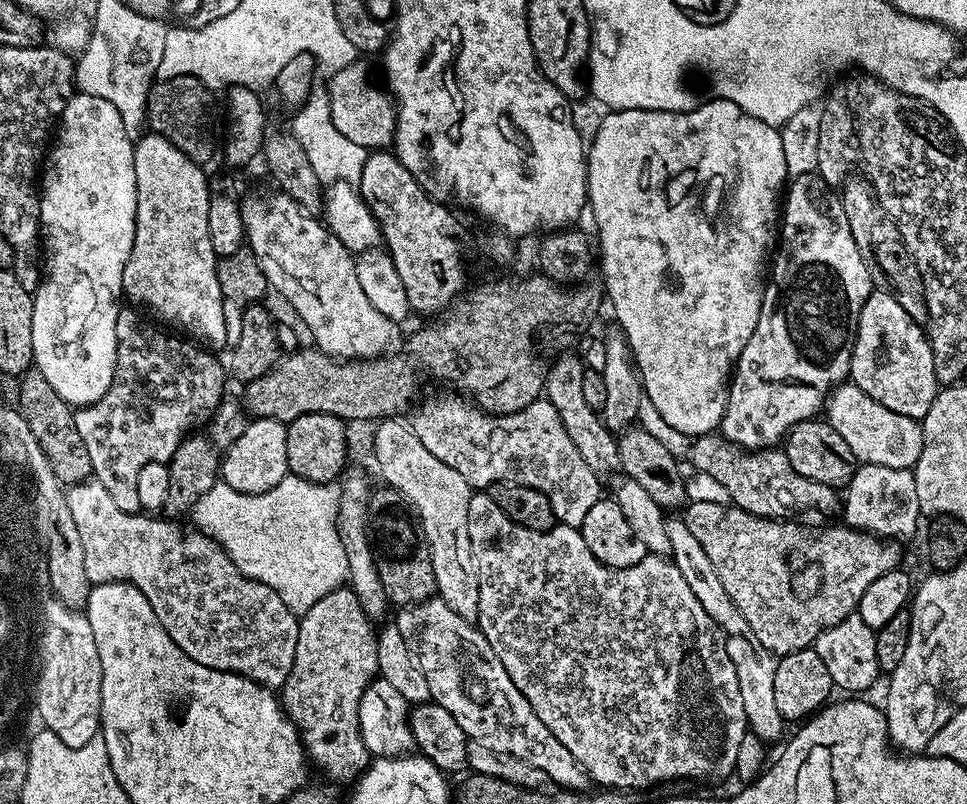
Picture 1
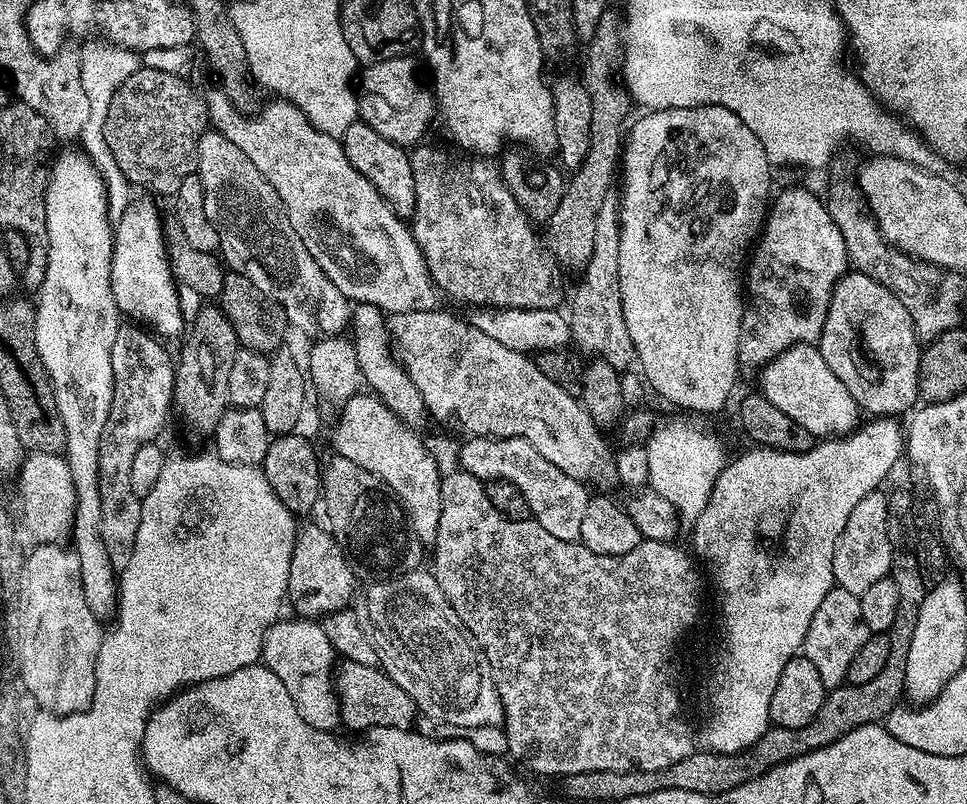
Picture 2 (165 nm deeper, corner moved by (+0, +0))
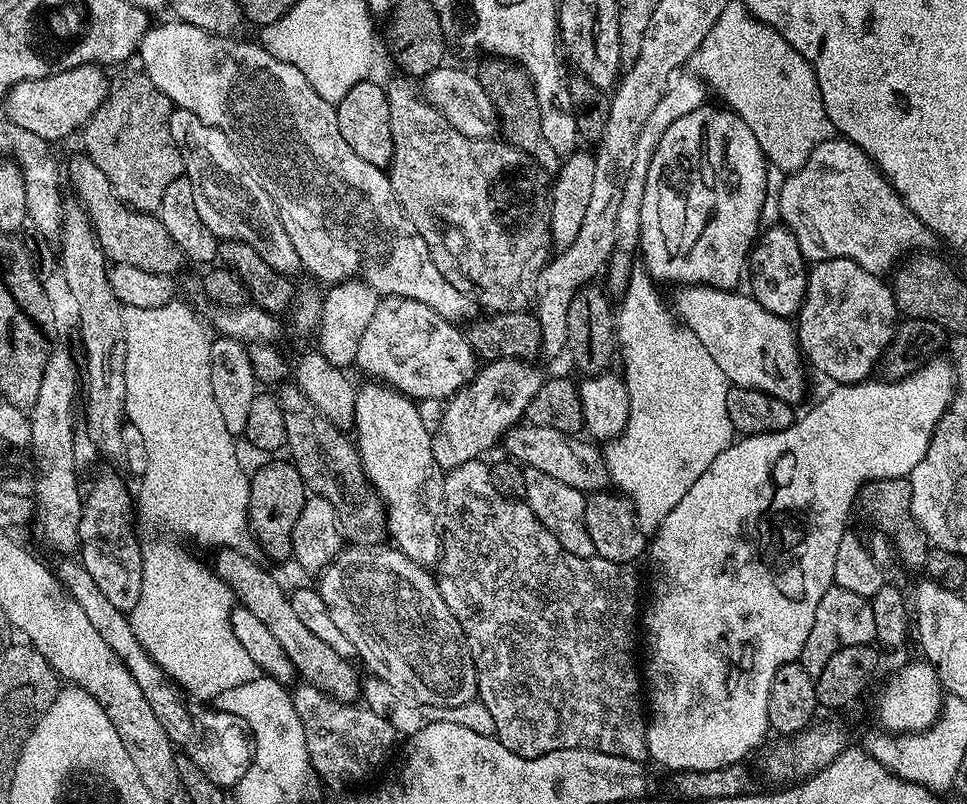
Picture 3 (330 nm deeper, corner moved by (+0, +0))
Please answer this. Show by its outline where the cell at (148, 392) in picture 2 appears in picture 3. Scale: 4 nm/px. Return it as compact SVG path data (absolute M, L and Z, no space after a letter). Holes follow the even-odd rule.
M112 470L104 471L85 495L79 520L78 556L98 589L118 611L128 614L142 594L143 549L134 544L132 530L134 496L123 478Z

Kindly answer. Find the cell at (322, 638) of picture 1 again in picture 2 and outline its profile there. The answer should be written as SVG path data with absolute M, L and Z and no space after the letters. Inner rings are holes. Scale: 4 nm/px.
M327 527L299 529L294 546L294 554L290 558L290 578L288 579L287 599L297 608L299 615L304 618L320 618L325 614L342 612L349 607L352 591L356 588L356 580L352 577L353 565L344 554L344 549L332 536Z

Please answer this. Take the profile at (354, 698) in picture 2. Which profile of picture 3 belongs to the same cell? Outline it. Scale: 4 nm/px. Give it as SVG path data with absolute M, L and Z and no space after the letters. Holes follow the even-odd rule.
M222 548L215 553L216 564L214 571L217 576L221 576L232 589L232 595L254 618L258 618L268 627L270 634L278 638L278 644L282 650L286 650L286 658L290 658L295 675L301 681L313 684L318 690L322 690L335 700L340 700L344 704L357 703L362 692L362 676L356 673L353 661L347 656L339 656L326 642L314 638L310 630L294 614L289 593L284 593L284 588L267 572L264 568L259 568L248 556L243 556L243 551L235 548Z

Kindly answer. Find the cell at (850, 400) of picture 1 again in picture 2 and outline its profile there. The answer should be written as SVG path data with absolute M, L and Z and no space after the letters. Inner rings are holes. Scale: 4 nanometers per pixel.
M801 342L792 345L759 369L758 376L762 395L774 402L778 410L790 414L790 418L794 418L794 422L809 430L814 438L847 435L859 425L859 416L862 416L859 401L830 369L822 358L819 347L813 343Z

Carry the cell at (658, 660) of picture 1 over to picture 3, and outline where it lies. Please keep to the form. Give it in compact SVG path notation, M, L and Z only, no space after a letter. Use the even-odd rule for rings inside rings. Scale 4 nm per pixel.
M483 459L471 460L462 462L462 466L457 468L447 469L444 478L442 555L438 561L438 583L446 606L450 606L450 614L458 618L464 636L468 639L468 649L476 667L476 691L478 698L494 718L496 739L502 742L502 746L506 746L506 750L526 758L538 758L554 750L585 748L643 761L648 756L648 725L646 712L642 707L642 676L638 671L638 660L636 664L638 608L636 612L636 576L631 572L633 569L629 565L610 562L601 556L578 558L567 552L562 542L558 542L558 538L554 538L554 534L550 534L550 530L542 526L528 503L524 500L511 500L494 490L489 465L484 463Z

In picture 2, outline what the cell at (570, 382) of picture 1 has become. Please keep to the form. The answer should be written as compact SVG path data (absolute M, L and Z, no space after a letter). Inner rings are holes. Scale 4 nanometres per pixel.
M424 142L410 152L416 191L416 210L410 217L410 227L424 255L432 283L443 295L445 292L460 304L512 309L559 309L562 306L562 280L558 276L552 277L553 265L542 247L541 237L540 240L536 237L537 229L533 221L529 220L522 206L518 206L514 194L510 194L499 167L491 159L451 151L431 148L428 142Z

